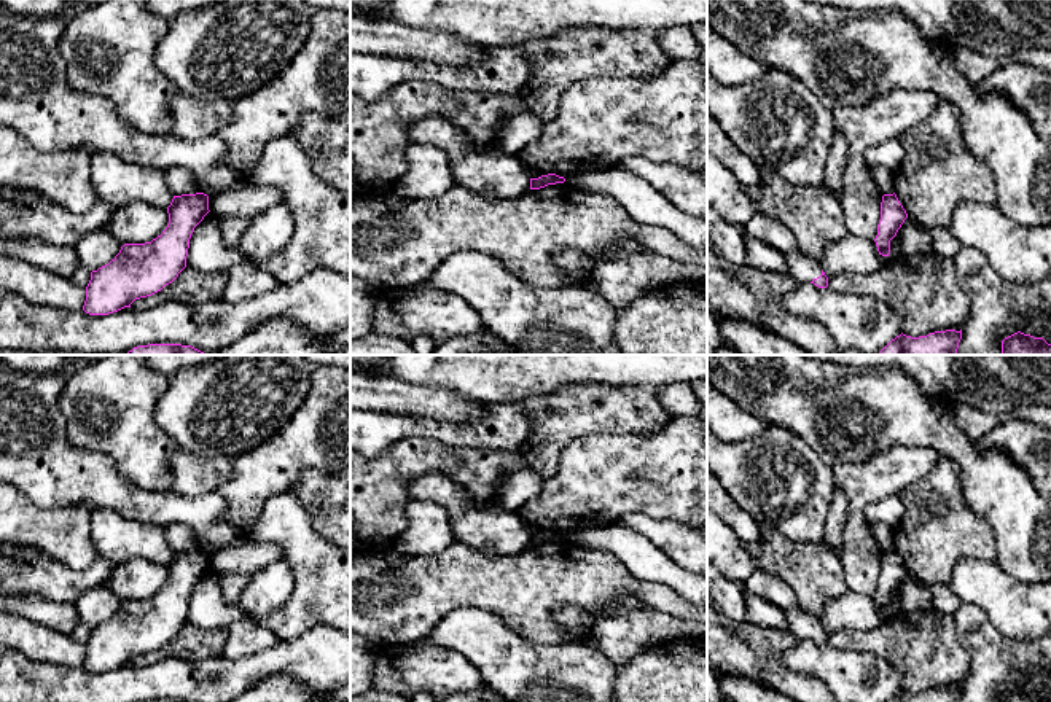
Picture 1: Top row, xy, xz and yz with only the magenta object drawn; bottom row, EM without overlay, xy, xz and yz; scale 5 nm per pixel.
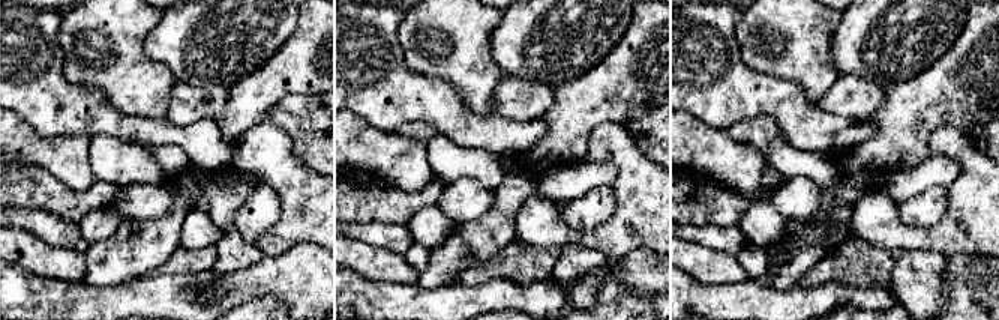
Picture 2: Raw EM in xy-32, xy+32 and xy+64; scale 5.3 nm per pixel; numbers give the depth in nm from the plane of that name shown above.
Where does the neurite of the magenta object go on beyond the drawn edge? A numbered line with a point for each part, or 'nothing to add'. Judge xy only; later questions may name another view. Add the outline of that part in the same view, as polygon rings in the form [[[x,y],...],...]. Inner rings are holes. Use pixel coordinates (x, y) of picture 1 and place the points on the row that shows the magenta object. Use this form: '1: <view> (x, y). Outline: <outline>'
nothing to add

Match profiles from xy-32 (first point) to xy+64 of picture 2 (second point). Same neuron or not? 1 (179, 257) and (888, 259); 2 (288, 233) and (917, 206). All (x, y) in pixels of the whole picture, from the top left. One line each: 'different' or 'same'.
1: same
2: different

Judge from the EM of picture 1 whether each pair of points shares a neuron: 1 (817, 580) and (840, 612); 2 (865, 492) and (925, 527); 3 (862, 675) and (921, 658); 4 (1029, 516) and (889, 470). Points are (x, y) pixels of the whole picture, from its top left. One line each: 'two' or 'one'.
1: two
2: two
3: two
4: two

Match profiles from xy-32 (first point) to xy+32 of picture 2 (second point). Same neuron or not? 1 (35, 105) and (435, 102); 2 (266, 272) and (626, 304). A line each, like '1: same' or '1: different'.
1: same
2: different

